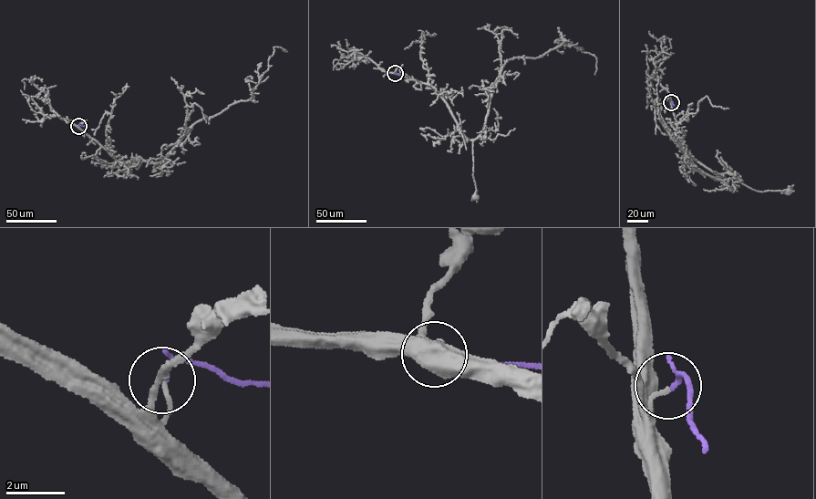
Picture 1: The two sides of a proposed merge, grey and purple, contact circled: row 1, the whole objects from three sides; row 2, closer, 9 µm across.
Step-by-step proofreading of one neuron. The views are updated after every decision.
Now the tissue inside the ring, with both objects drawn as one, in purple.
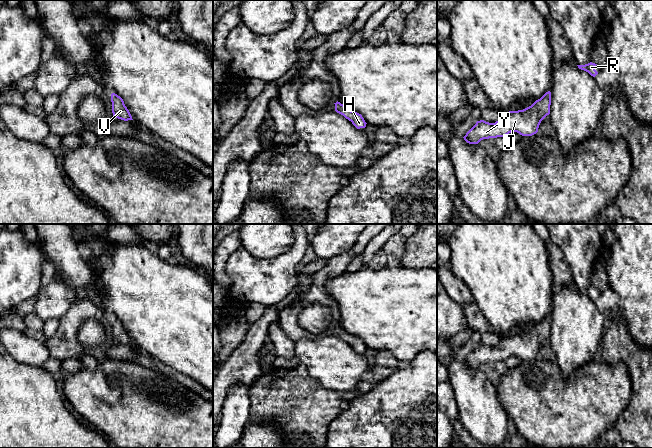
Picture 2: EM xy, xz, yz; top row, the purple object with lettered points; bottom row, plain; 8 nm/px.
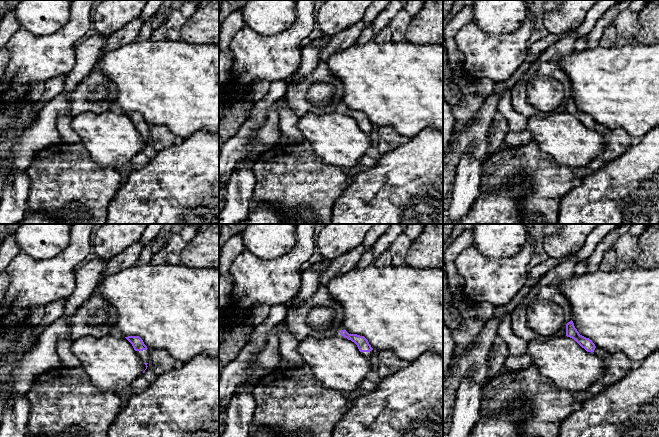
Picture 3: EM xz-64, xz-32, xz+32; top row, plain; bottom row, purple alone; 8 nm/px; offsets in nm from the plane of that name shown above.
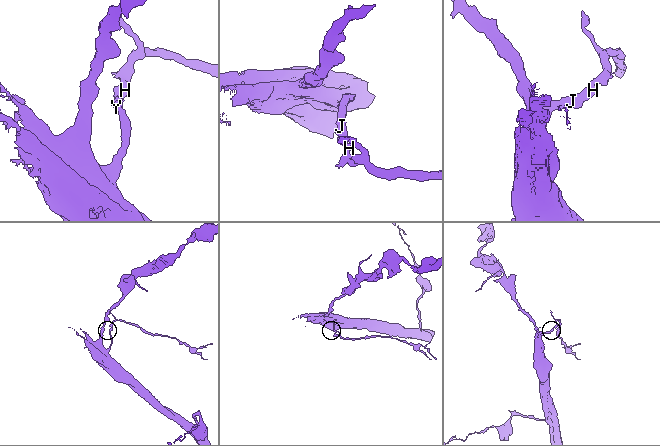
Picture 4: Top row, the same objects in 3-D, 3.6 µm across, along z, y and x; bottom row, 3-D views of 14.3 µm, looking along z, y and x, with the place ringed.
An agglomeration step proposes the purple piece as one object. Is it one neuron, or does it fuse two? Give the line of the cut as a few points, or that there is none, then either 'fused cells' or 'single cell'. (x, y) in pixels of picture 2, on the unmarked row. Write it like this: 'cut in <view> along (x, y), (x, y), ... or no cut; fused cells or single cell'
no cut; single cell

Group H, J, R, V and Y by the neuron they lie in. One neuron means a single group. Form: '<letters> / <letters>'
H J R V Y

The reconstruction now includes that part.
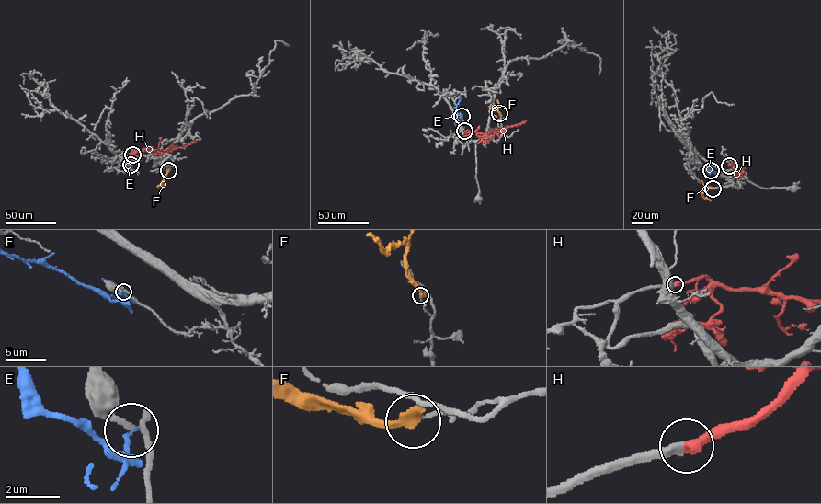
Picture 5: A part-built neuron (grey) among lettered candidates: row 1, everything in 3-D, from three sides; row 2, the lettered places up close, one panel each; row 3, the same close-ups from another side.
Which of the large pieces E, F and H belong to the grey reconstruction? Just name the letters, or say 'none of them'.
H

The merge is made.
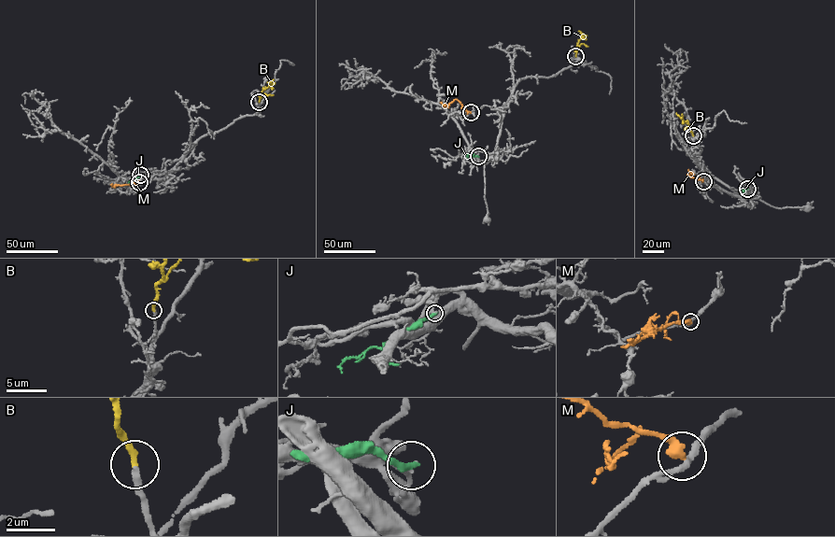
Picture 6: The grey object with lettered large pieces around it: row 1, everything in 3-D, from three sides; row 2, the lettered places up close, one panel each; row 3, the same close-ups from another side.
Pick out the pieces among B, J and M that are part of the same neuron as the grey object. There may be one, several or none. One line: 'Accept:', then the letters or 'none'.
Accept: B

